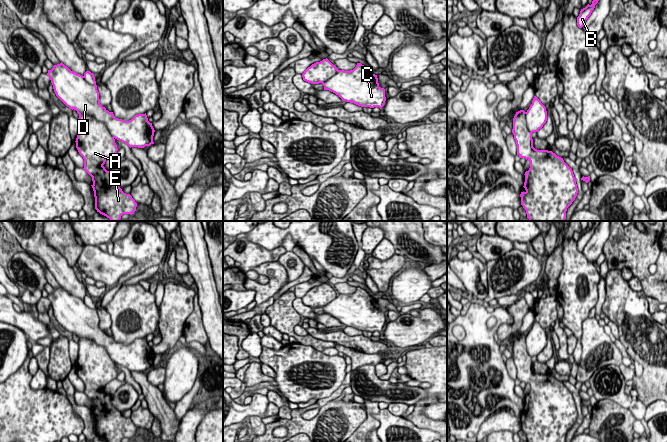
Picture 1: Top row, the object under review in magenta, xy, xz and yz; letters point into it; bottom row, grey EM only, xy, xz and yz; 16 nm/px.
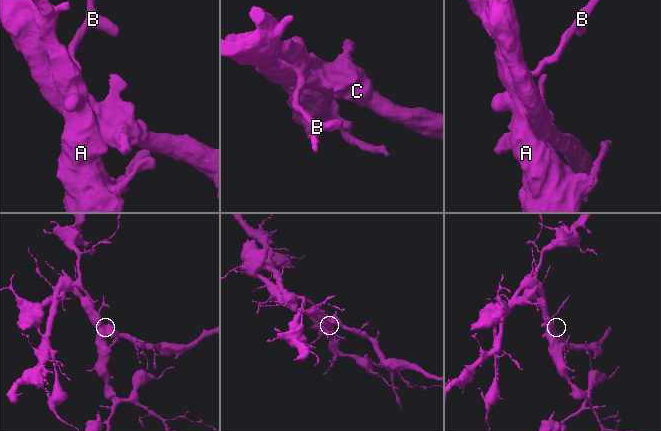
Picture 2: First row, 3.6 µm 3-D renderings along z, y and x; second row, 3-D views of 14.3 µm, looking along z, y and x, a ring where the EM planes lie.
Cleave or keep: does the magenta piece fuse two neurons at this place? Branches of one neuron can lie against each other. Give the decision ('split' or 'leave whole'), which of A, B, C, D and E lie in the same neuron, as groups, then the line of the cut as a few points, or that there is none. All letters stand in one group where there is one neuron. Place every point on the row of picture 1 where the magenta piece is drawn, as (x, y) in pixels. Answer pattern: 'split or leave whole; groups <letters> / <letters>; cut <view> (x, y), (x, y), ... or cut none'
split; groups A B E / C D; cut xy (79, 113), (85, 113), (100, 120), (113, 138)

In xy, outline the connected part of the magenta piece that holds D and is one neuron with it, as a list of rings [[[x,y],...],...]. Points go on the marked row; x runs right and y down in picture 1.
[[[62,62],[48,70],[56,96],[78,114],[84,113],[103,122],[113,138],[131,147],[144,148],[154,144],[154,128],[147,115],[138,114],[124,121],[100,104],[97,85],[89,84],[82,75],[71,71]]]

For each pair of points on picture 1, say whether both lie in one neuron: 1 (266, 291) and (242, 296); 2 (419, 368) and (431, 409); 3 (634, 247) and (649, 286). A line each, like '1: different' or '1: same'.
1: different
2: different
3: same

